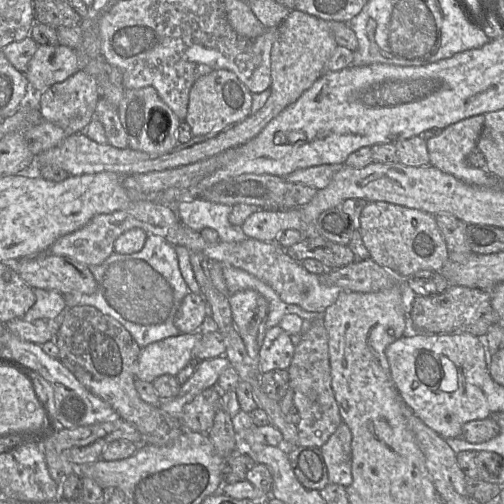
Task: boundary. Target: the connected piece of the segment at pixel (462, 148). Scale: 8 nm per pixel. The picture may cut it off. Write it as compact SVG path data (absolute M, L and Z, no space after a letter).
M475 115L449 125L434 137L426 139L429 153L429 165L444 173L456 177L458 180L473 186L500 187L502 180L492 175L487 169L473 167L467 163L467 157L477 148L477 141L483 129L485 116Z

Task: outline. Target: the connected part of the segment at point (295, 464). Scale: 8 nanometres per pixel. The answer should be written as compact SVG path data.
M295 447L288 456L298 481L306 489L321 491L331 484L321 448Z

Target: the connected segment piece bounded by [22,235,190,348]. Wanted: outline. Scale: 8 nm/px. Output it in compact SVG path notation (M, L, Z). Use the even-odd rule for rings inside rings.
M147 235L144 247L133 254L119 254L113 252L103 263L95 266L88 266L97 282L97 290L93 294L69 293L62 295L55 290L34 289L36 296L35 304L26 312L22 319L34 321L37 319L55 319L67 306L92 306L120 322L131 334L140 348L151 343L180 335L175 326L175 317L181 303L190 290L183 279L179 268L179 260L175 246L164 238L156 235Z

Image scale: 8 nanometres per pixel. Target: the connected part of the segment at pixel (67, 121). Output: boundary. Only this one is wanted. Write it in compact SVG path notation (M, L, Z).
M79 70L63 82L56 83L38 94L38 107L44 121L59 126L70 135L84 133L94 118L99 99L100 90L95 78L85 70Z

